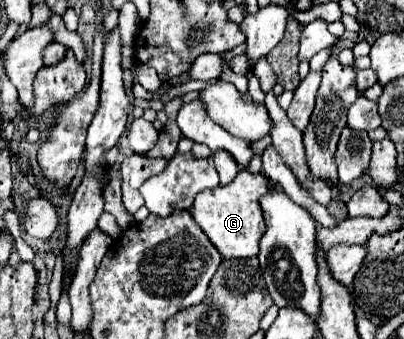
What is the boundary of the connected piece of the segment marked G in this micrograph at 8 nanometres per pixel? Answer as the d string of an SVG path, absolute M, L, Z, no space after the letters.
M241 169L229 185L207 189L205 193L199 193L199 197L195 199L191 215L225 259L257 257L259 241L265 233L265 219L259 199L267 195L271 187L273 181L265 173L249 173L247 169Z

